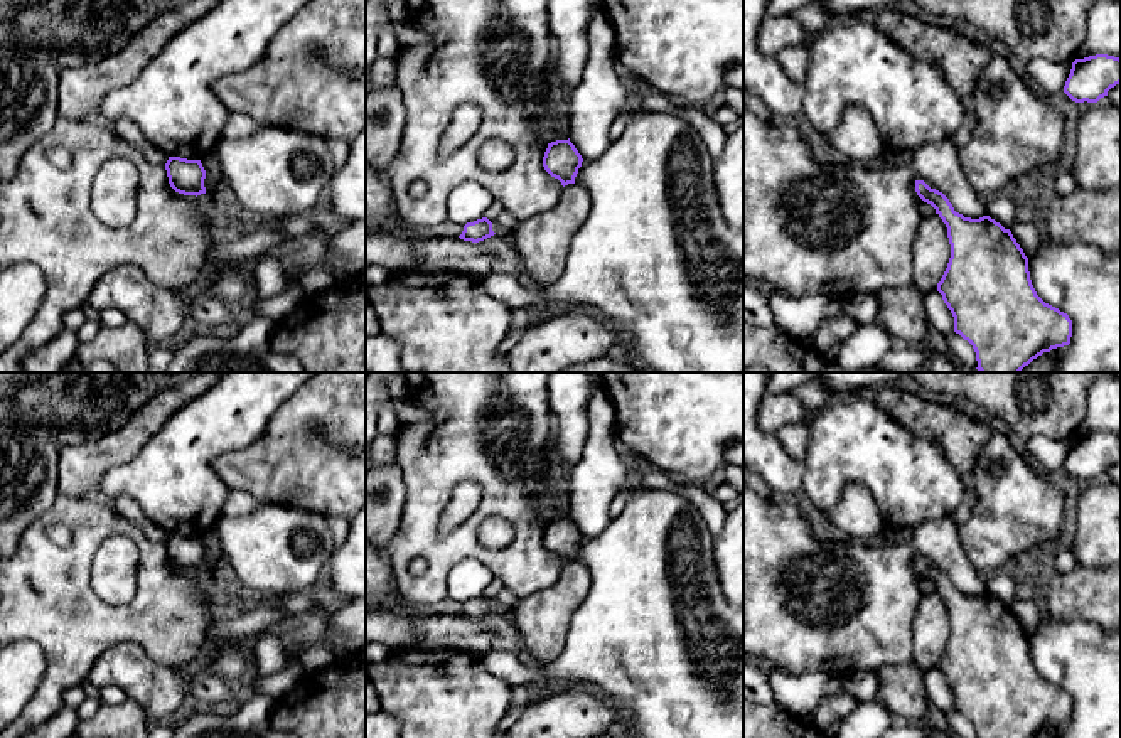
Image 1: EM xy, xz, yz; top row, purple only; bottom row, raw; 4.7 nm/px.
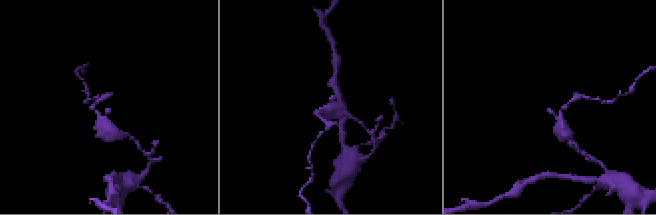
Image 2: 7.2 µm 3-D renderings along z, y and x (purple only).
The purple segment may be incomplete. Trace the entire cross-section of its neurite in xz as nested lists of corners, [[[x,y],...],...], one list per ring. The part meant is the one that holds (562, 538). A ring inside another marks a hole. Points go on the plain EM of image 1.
[[[556,517],[548,521],[548,526],[543,534],[544,548],[558,556],[561,563],[575,561],[578,546],[582,544],[582,532],[575,522],[568,517]]]

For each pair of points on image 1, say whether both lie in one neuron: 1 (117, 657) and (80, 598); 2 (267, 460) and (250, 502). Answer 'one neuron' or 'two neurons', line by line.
1: two neurons
2: two neurons

